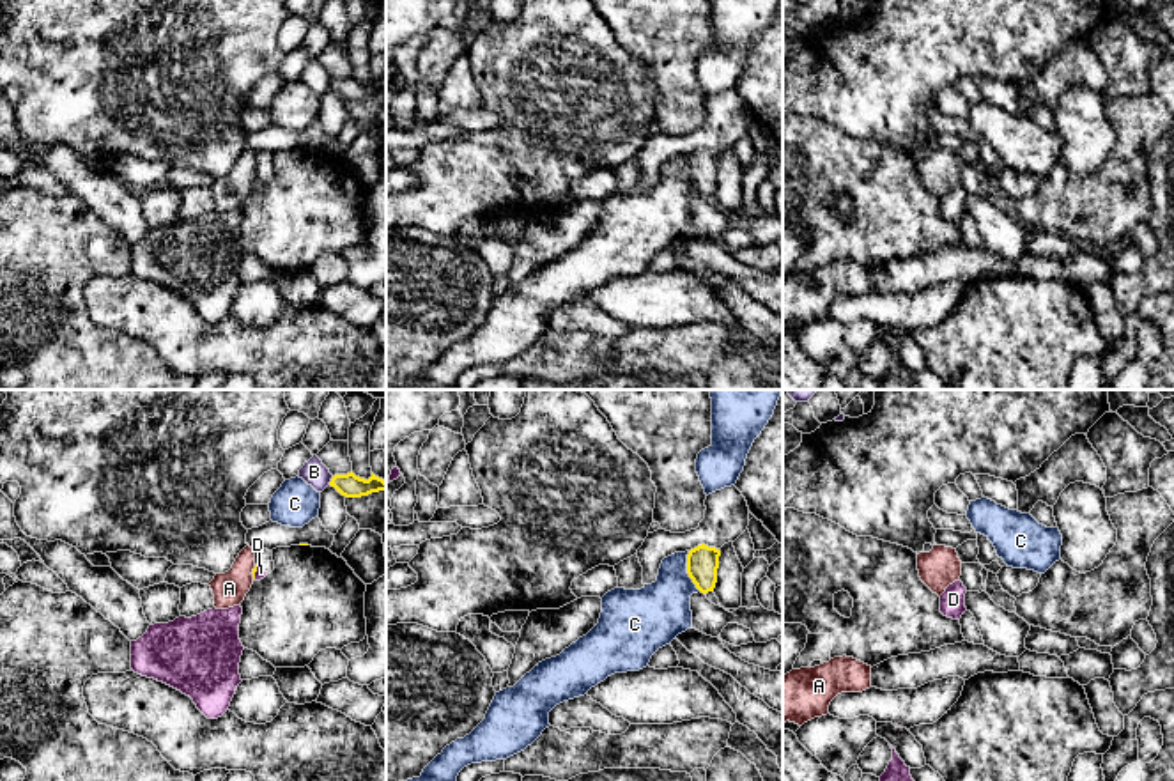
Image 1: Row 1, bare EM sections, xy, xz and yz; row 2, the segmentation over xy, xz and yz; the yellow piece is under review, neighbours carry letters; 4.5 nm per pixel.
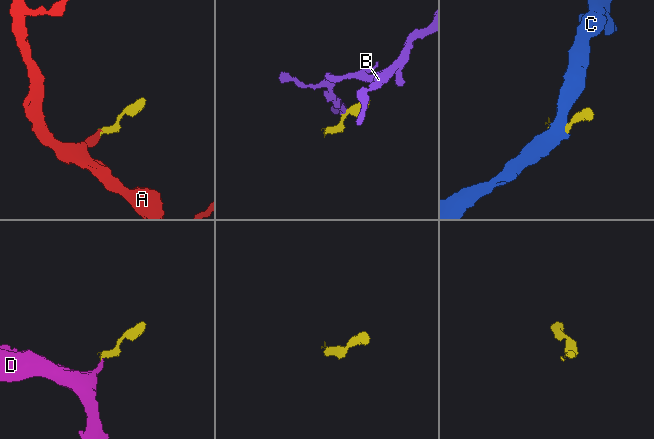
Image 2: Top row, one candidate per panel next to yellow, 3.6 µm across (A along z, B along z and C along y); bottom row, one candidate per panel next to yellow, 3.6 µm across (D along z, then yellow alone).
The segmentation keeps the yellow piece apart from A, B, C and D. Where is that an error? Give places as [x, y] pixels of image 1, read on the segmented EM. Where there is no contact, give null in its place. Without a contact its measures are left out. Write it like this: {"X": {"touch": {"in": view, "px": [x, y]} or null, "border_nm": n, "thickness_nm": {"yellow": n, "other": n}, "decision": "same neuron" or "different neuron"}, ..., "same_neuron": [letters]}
{"A": {"touch": {"in": "xy", "px": [252, 572]}, "border_nm": 70, "thickness_nm": {"yellow": 20, "other": 150}, "decision": "same neuron"}, "B": {"touch": {"in": "xy", "px": [332, 480]}, "border_nm": 50, "thickness_nm": {"yellow": 110, "other": 110}, "decision": "different neuron"}, "C": {"touch": {"in": "xz", "px": [687, 571]}, "border_nm": 190, "thickness_nm": {"yellow": 140, "other": 280}, "decision": "different neuron"}, "D": {"touch": {"in": "xy", "px": [254, 574]}, "border_nm": 70, "thickness_nm": {"yellow": 20, "other": 50}, "decision": "different neuron"}, "same_neuron": ["A"]}

